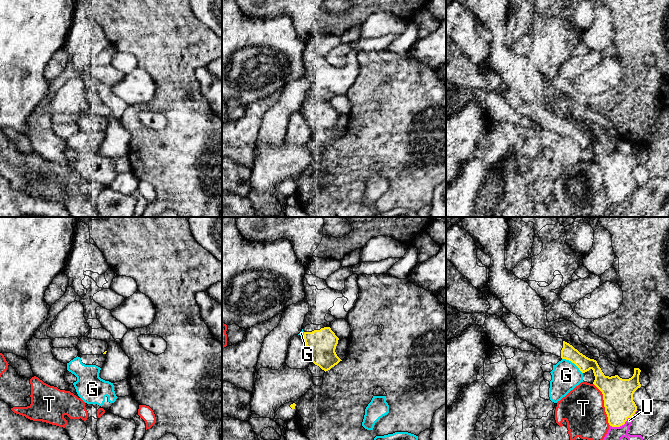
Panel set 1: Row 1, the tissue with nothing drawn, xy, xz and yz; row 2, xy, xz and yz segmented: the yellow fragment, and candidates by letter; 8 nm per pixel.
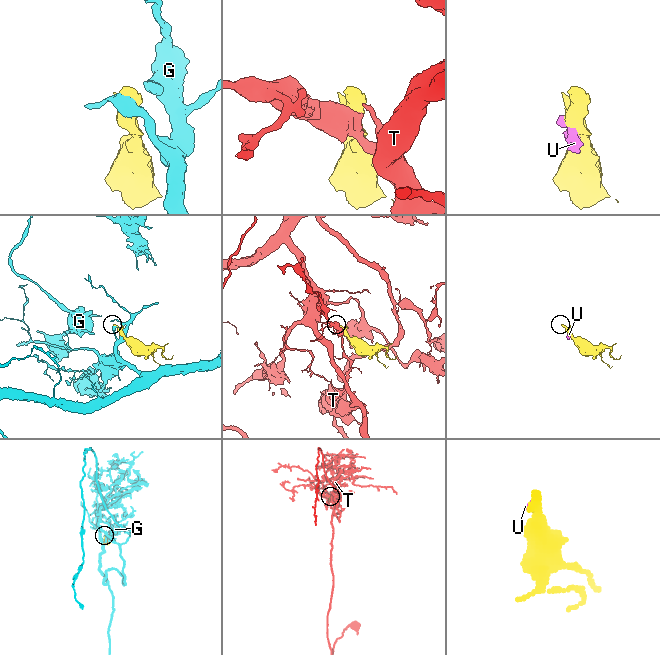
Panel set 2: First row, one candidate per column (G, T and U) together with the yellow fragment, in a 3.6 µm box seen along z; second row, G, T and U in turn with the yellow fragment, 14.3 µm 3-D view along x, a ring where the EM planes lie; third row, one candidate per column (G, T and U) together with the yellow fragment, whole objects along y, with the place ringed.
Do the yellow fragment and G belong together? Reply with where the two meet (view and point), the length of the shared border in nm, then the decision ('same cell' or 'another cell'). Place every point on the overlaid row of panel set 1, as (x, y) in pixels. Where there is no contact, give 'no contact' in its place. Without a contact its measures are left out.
contact yz (573, 362); length 200 nm; another cell

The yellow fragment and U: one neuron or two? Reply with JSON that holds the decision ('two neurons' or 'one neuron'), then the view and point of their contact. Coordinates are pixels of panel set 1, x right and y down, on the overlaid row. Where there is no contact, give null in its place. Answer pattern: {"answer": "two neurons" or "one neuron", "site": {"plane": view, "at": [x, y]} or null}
{"answer": "two neurons", "site": {"plane": "yz", "at": [624, 423]}}

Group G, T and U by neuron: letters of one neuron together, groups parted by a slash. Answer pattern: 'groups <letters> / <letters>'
groups G / T / U

